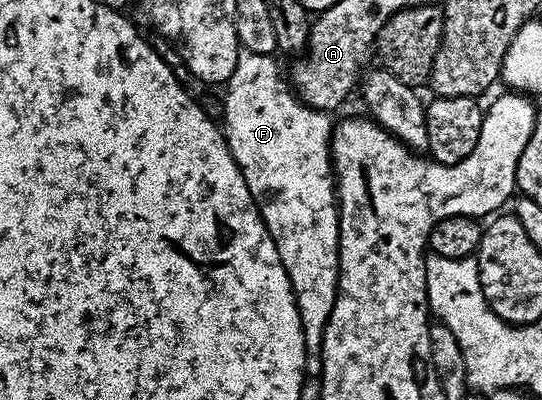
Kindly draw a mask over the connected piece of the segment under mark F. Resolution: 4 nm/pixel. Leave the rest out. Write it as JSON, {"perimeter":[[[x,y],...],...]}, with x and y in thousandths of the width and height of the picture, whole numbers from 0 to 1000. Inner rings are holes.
{"perimeter":[[[445,120],[439,138],[439,160],[432,168],[432,183],[423,193],[417,210],[421,230],[413,238],[413,308],[410,298],[410,325],[413,350],[421,355],[424,383],[461,473],[461,483],[472,505],[472,520],[480,525],[483,553],[513,623],[513,643],[535,693],[539,730],[550,763],[550,793],[557,803],[557,833],[561,835],[561,913],[566,935],[576,943],[589,940],[590,933],[590,885],[594,883],[594,853],[598,850],[598,825],[609,803],[609,783],[616,773],[620,750],[620,715],[627,710],[627,520],[620,503],[620,460],[616,455],[616,430],[613,423],[613,320],[616,298],[607,280],[583,278],[576,268],[554,255],[546,230],[539,225],[533,200],[517,178],[515,163],[507,153],[509,143],[502,138],[469,133],[467,125]]]}

